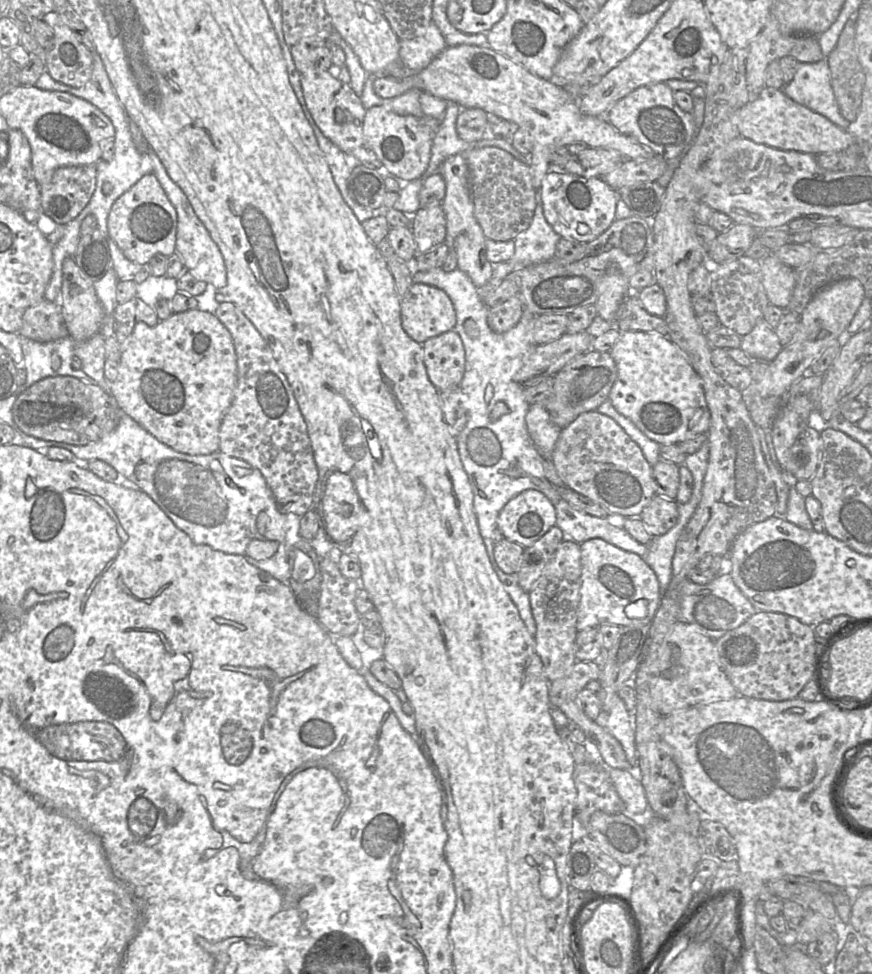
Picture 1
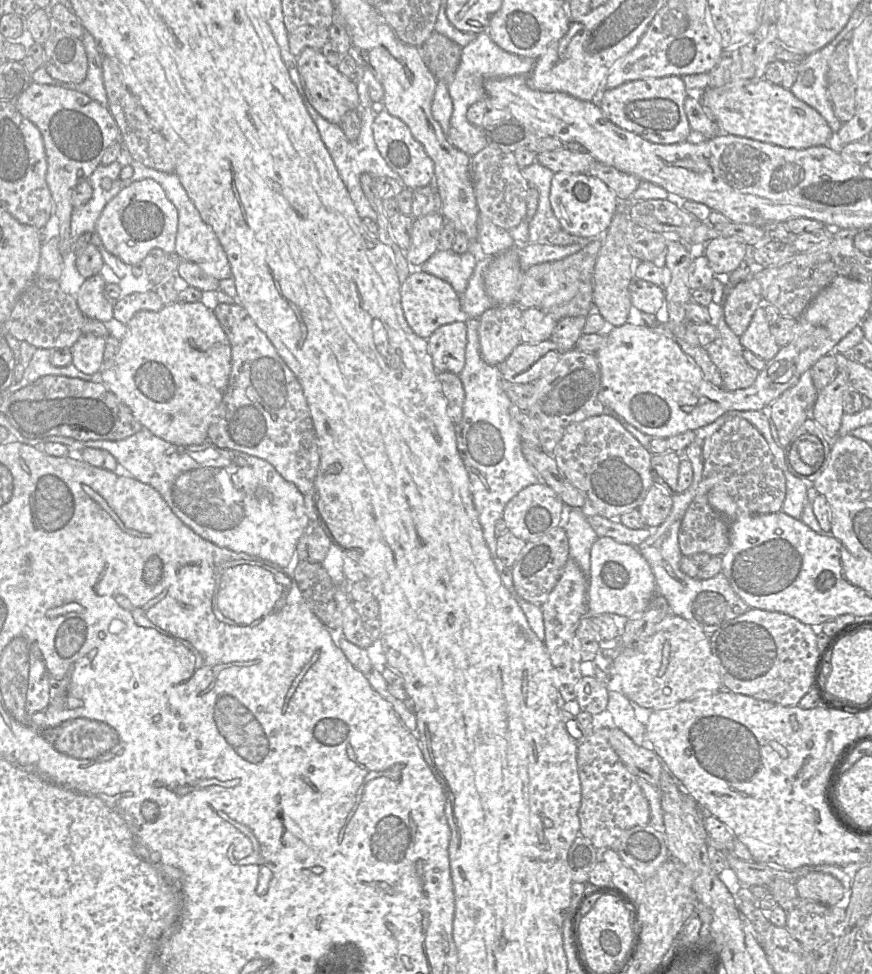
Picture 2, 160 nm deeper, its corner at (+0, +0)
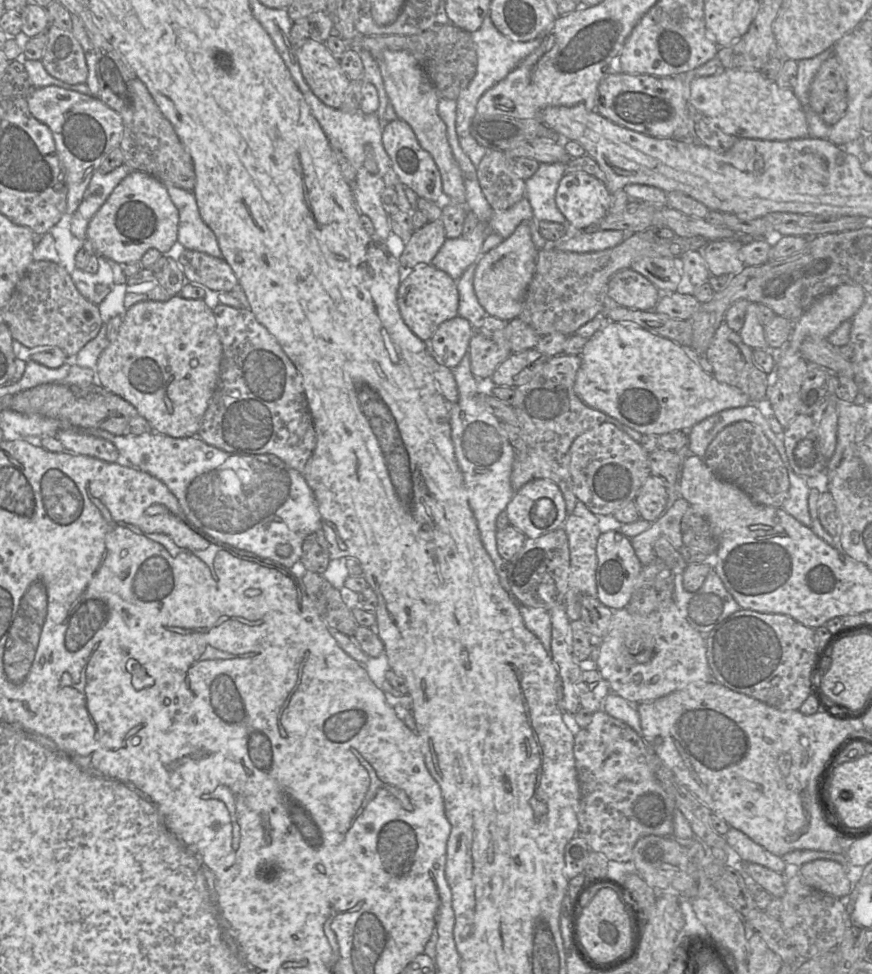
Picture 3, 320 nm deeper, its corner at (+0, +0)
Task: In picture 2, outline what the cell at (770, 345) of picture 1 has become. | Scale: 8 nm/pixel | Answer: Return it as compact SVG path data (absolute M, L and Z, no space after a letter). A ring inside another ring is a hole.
M763 305L756 309L748 328L739 338L745 349L765 361L771 360L781 348L771 333Z

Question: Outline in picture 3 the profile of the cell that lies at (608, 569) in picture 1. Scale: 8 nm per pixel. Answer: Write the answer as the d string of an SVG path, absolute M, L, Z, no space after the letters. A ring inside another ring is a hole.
M618 530L604 532L598 538L596 554L597 599L611 610L625 608L631 600L637 579L642 570L642 564L635 554L631 539Z

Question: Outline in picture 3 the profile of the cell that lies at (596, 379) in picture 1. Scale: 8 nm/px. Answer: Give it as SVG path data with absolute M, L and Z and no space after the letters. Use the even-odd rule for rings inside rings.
M560 354L549 357L530 381L514 388L515 398L511 404L527 445L526 451L516 452L511 473L513 490L518 491L533 479L550 479L559 487L568 515L578 502L569 469L570 447L579 435L607 422L607 414L586 405L574 391L580 364L579 355Z

